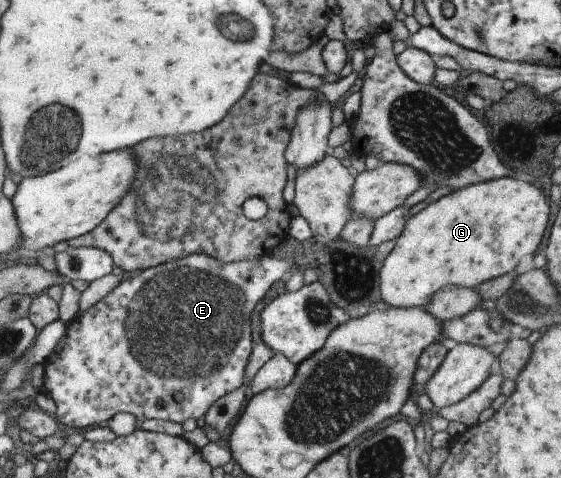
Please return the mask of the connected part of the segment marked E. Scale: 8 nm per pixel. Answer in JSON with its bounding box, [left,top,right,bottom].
[43,253,297,428]

